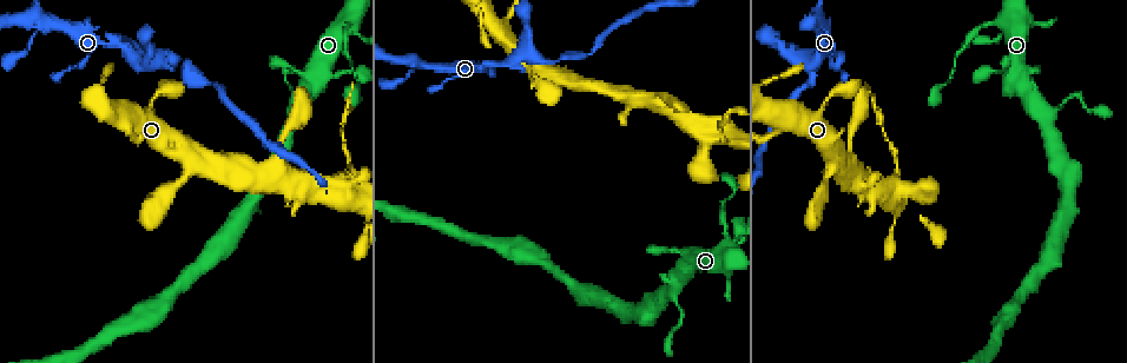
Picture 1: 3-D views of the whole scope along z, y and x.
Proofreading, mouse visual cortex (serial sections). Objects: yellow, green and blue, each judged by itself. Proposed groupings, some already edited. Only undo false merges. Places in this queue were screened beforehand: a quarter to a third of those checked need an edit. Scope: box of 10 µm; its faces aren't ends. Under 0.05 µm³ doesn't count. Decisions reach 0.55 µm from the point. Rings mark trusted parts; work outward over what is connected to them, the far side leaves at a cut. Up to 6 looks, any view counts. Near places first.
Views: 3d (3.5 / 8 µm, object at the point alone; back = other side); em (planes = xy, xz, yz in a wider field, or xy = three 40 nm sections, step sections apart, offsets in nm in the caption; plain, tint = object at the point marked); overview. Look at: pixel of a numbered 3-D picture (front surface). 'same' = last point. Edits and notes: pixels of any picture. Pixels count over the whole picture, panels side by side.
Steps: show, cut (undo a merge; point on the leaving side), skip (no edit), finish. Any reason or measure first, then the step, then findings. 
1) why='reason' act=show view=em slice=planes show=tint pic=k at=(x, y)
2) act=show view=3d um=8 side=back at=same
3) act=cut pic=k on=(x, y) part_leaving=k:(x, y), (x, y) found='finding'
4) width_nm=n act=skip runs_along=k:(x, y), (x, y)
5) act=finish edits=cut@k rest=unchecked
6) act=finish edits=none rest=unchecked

why='three-way junction' act=show view=3d um=8 pic=1 at=(820, 25)

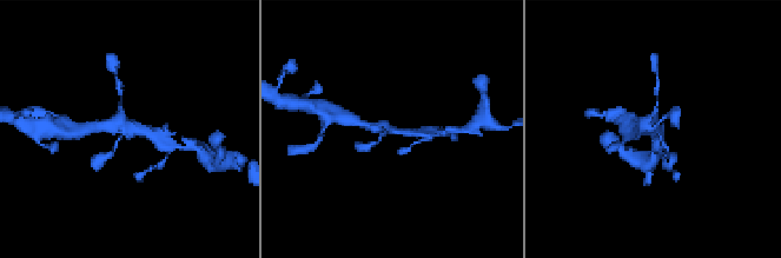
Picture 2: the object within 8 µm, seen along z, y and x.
act=show view=3d um=3.5 at=same

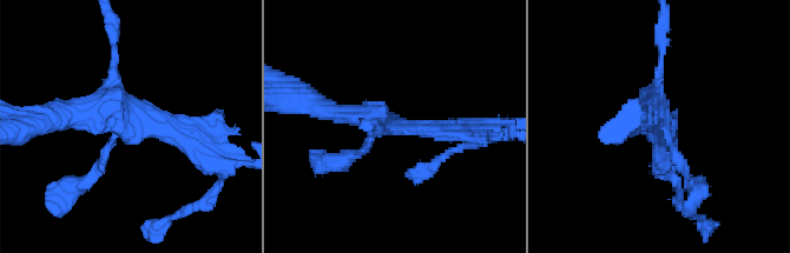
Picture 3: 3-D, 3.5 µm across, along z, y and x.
why='need the tissue' act=show view=em slice=xy step=1 show=tint pic=3 at=(662, 124)

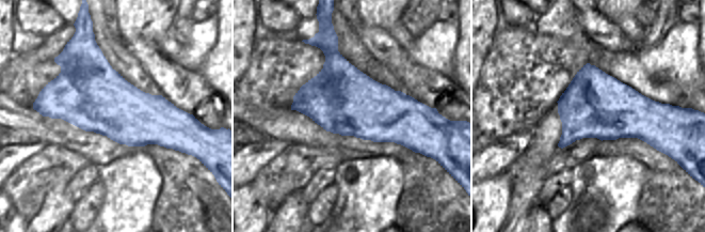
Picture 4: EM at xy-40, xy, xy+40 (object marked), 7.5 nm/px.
act=skip runs_along=3:(199, 146), (116, 110), (58, 120) found='all the same cell'

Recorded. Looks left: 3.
why='a narrow waist' act=show view=3d um=8 pic=1 at=(182, 73)

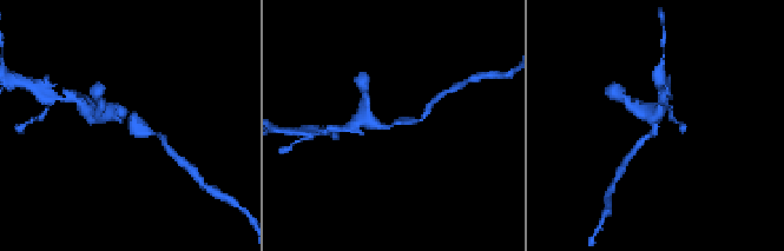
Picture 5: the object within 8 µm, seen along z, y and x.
act=show view=3d um=3.5 at=same

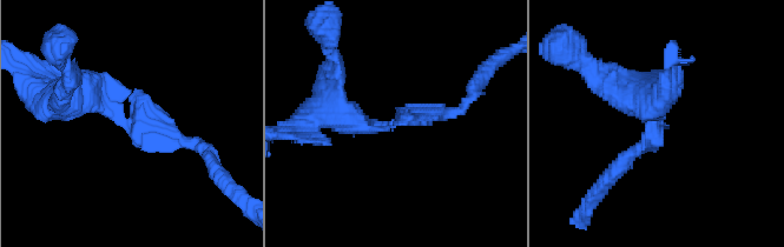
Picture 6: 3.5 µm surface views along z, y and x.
act=show view=em slice=xy step=3 show=tint pic=6 at=(123, 118)

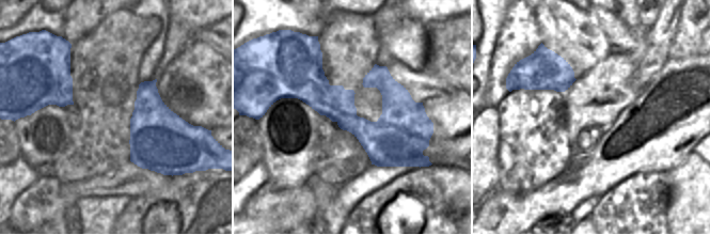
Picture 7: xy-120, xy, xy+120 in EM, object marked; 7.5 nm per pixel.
act=cut pic=6 on=(164, 121) border=7:(356, 114), (343, 113), (337, 122) found='two cells meet here'

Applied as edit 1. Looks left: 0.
act=finish edits=cut@6 rest=unchecked

